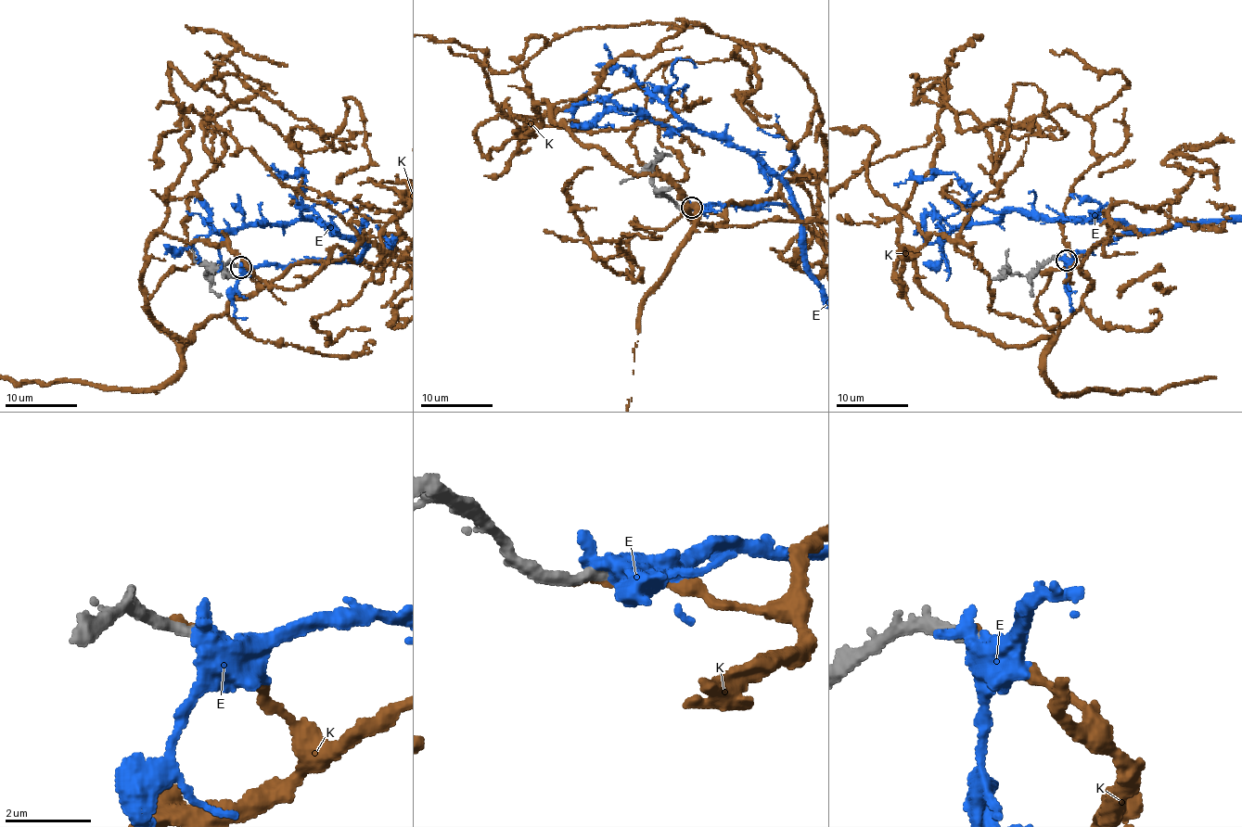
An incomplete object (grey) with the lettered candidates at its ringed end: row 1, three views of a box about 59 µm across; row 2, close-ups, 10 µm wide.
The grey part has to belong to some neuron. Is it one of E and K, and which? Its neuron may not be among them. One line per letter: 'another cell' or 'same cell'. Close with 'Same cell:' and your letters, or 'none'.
E: same cell
K: another cell
Same cell: E

